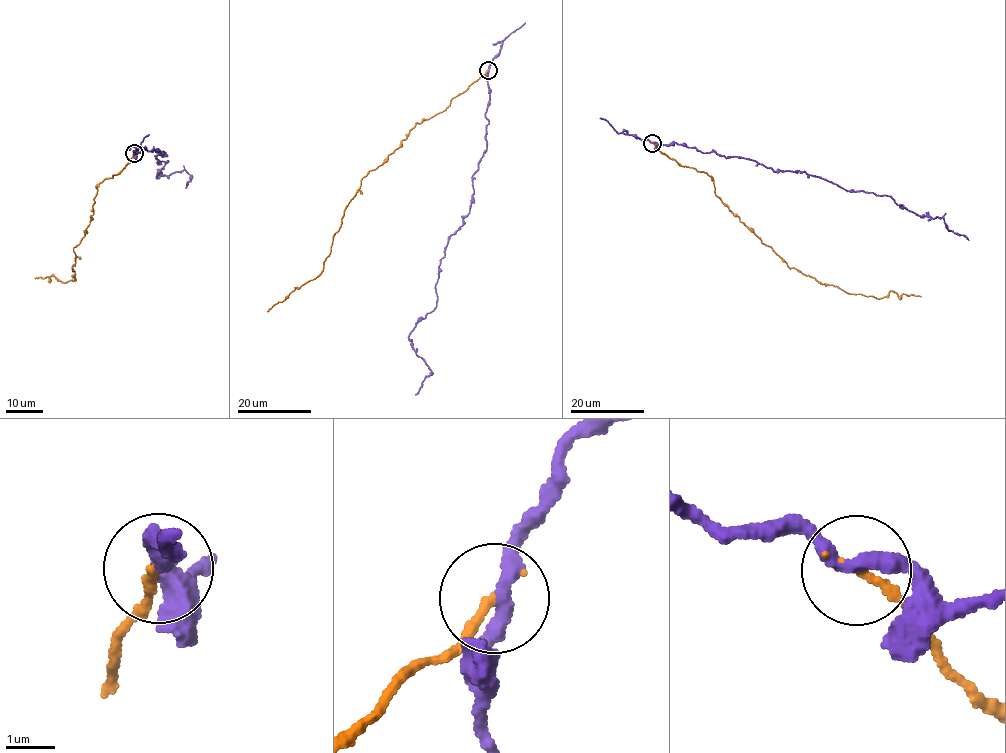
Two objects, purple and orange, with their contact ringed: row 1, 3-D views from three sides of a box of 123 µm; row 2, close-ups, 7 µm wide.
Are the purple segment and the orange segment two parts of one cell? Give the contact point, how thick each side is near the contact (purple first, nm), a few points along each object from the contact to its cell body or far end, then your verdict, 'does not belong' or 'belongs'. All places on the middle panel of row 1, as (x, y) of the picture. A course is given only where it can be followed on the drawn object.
place (488, 70); calibres 320 and 180 nm; course purple (488, 70), (486, 150), (473, 175), (469, 213), (438, 266), (436, 307), (409, 335), (431, 372), (415, 395); course orange (488, 70), (444, 110), (415, 123), (387, 159), (362, 178), (344, 210), (321, 273), (267, 311); does not belong

